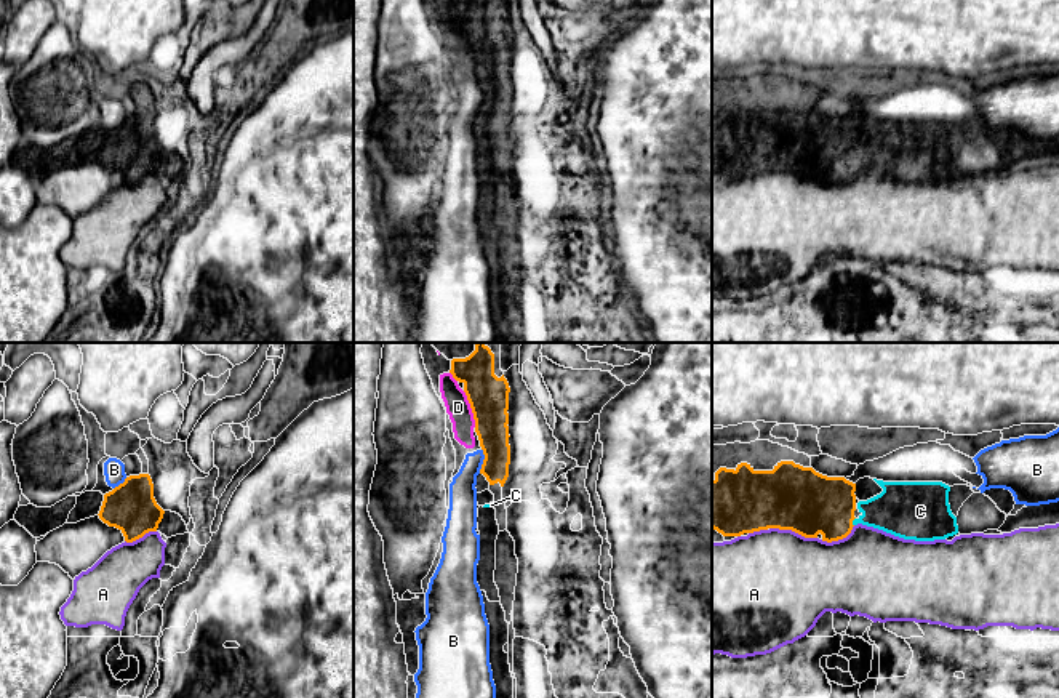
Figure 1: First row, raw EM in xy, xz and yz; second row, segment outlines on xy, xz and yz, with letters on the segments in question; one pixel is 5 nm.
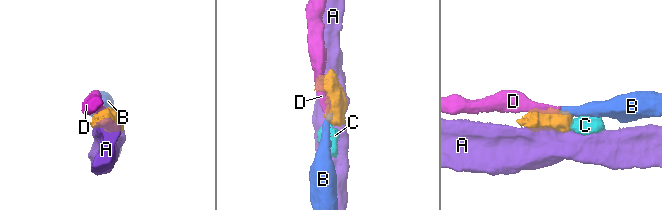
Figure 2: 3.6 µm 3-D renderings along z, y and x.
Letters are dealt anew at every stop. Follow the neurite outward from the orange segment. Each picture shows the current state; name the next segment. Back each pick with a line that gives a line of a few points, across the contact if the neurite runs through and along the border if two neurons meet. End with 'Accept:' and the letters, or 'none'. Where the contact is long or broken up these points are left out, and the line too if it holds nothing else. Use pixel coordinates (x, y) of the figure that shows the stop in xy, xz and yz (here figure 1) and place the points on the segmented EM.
C: line yz (808, 503), (824, 505), (851, 522), (899, 509)
Accept: C

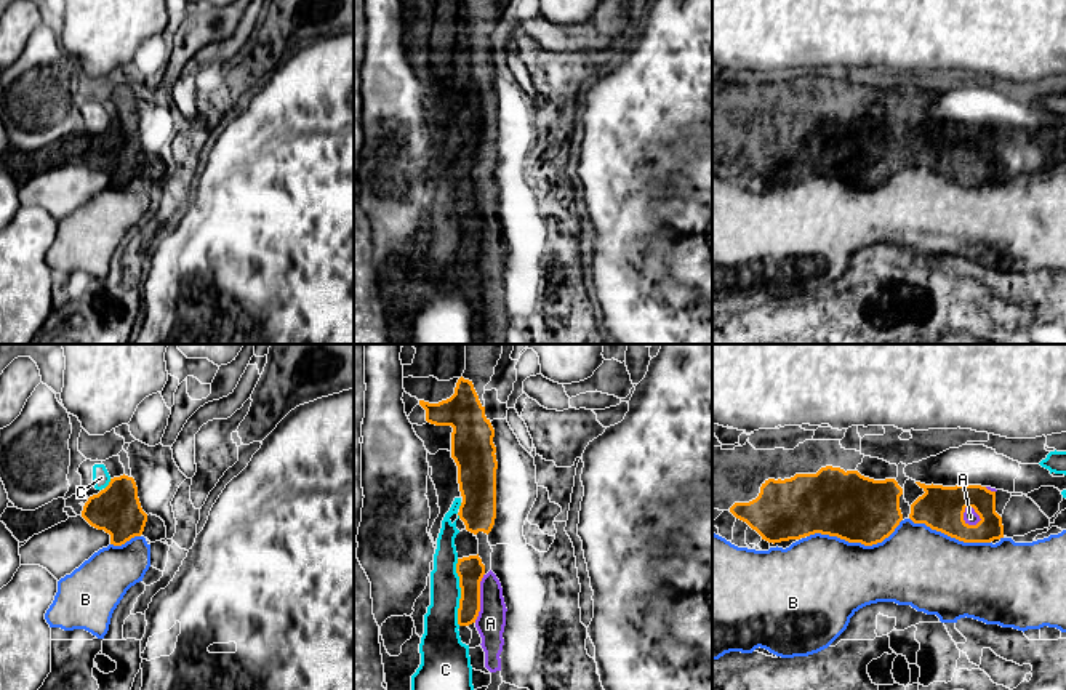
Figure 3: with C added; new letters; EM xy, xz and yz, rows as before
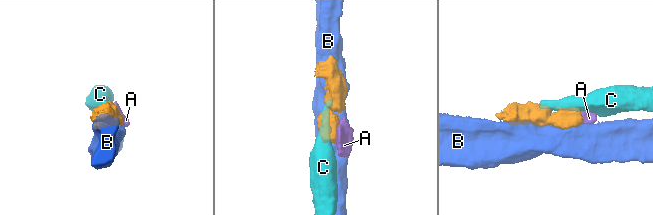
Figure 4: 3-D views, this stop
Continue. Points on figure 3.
A: line yz (941, 508), (973, 508), (970, 517)
Accept: A

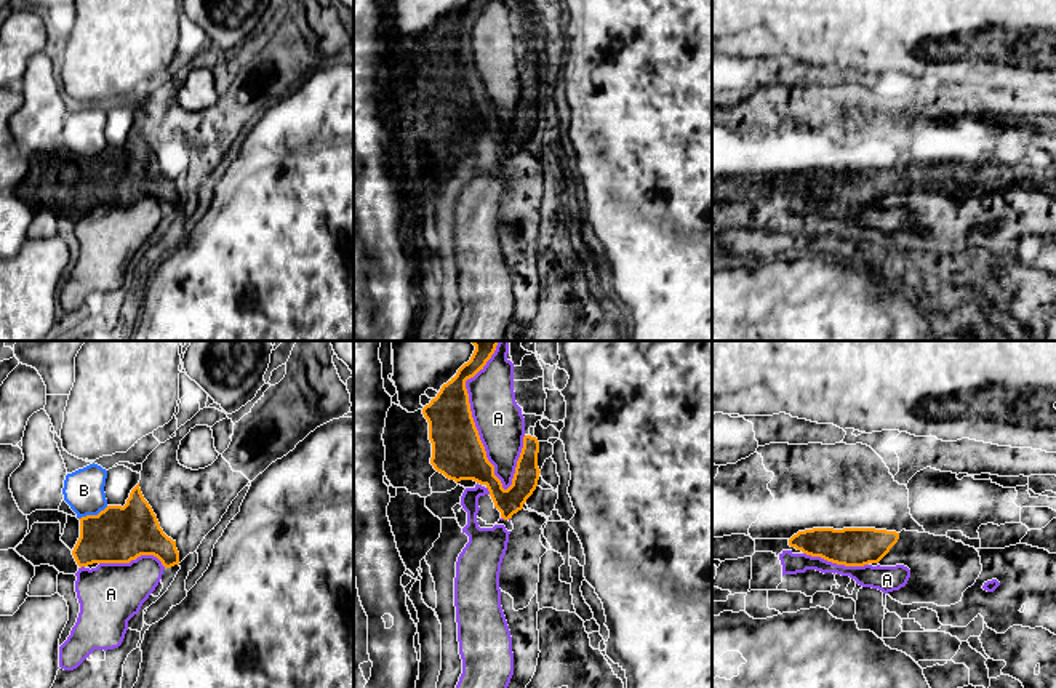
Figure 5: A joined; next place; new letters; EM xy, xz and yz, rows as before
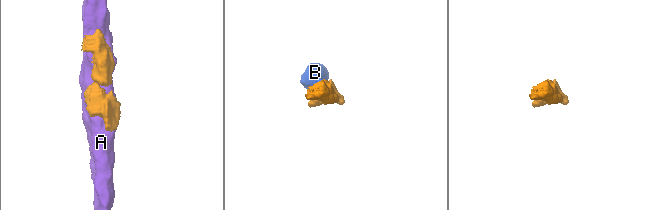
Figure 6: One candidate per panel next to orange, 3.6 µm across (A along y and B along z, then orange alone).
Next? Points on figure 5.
Accept: none

